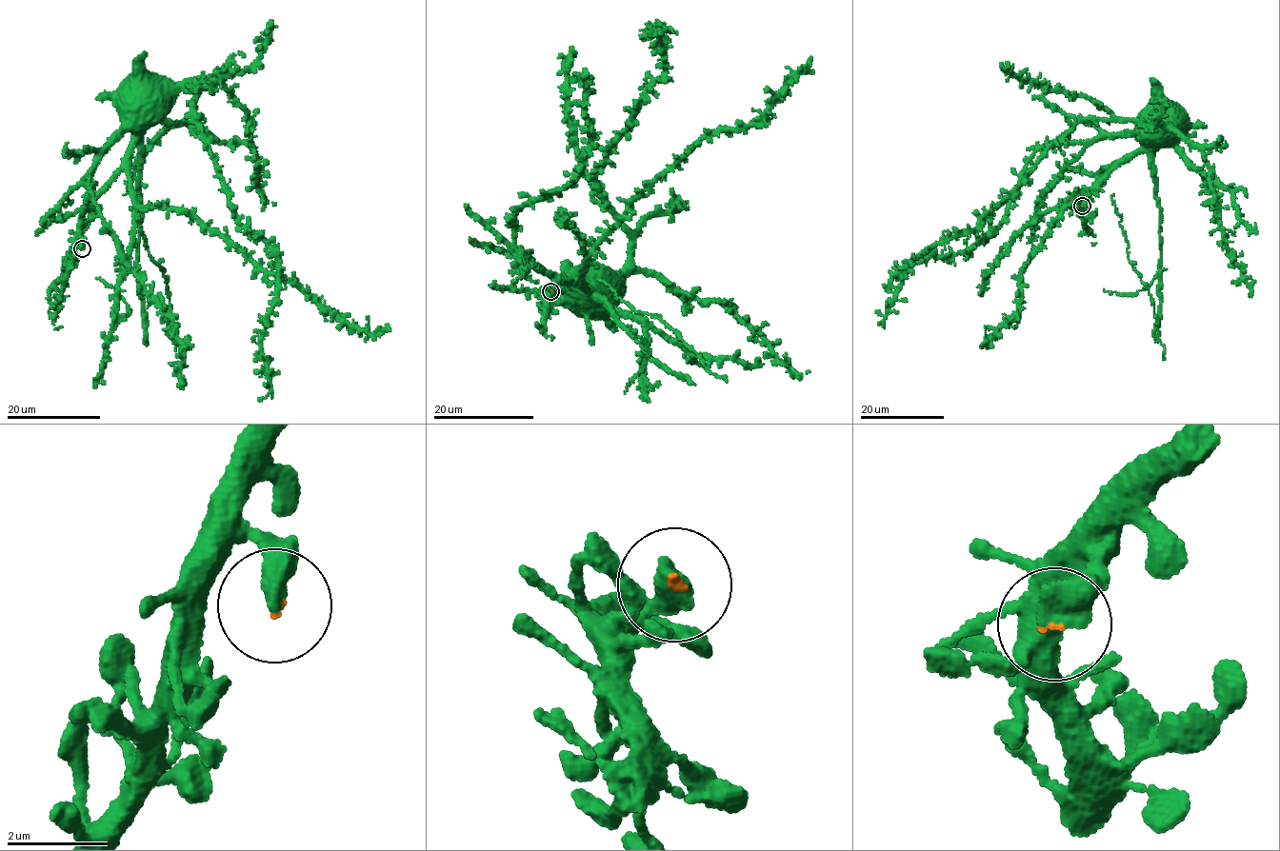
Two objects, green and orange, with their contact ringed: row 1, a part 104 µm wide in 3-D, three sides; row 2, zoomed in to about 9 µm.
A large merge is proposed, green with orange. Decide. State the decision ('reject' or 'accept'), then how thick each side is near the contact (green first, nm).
accept | 550/70 nm

